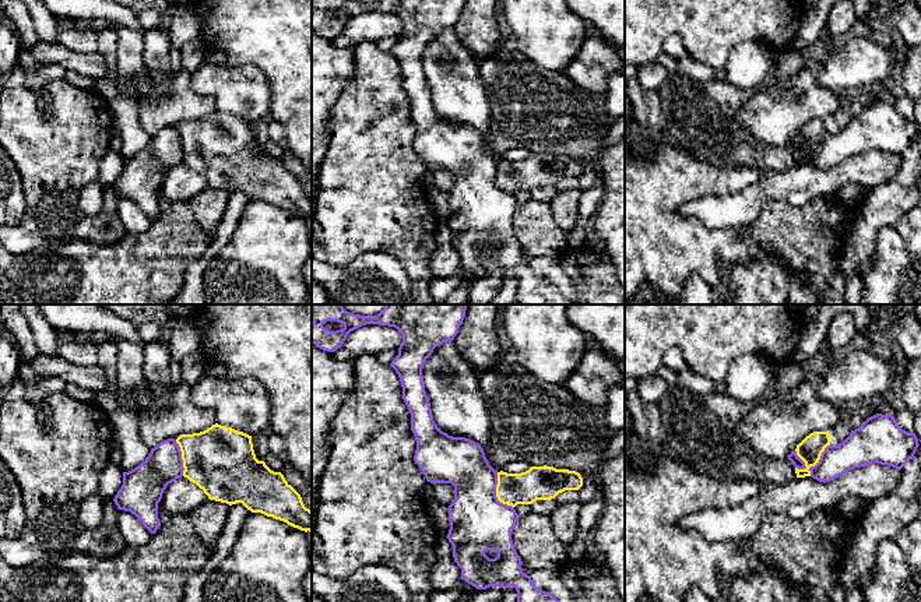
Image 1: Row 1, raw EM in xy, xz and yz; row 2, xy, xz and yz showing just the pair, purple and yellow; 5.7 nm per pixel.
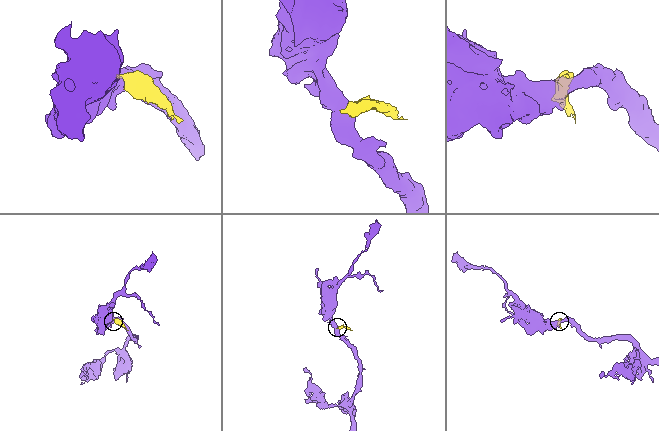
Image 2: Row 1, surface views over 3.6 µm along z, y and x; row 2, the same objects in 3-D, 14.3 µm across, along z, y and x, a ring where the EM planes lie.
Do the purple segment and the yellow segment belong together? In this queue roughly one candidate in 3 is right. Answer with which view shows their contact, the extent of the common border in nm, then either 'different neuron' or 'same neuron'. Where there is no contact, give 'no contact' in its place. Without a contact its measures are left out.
contact in yz; length 240 nm; different neuron

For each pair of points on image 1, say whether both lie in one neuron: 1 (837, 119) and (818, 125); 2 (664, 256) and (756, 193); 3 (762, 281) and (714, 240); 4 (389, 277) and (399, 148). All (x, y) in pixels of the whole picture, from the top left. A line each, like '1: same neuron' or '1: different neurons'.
1: same neuron
2: different neurons
3: different neurons
4: different neurons

